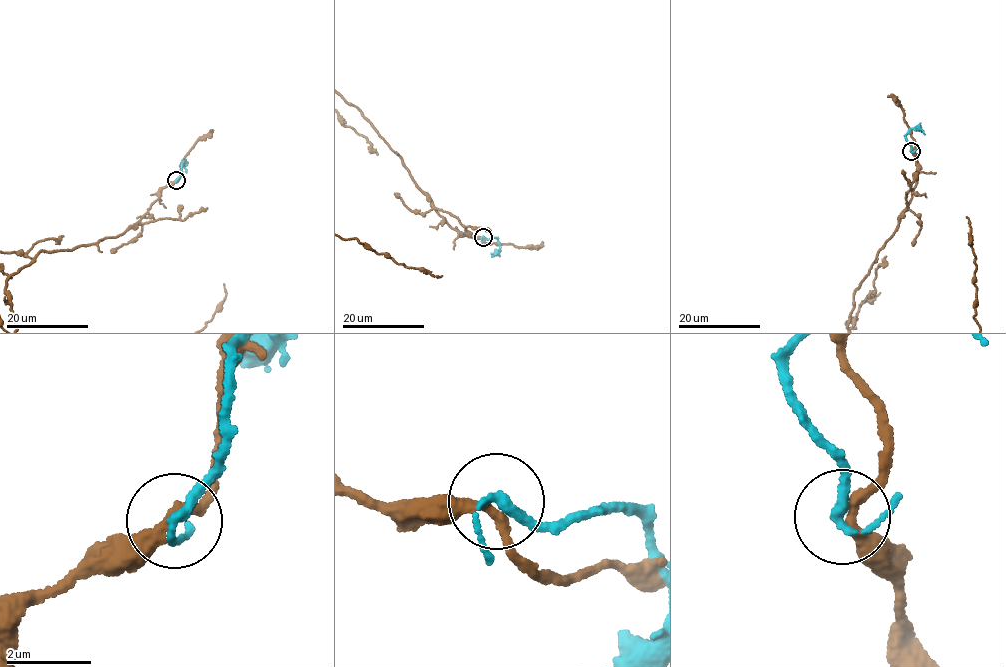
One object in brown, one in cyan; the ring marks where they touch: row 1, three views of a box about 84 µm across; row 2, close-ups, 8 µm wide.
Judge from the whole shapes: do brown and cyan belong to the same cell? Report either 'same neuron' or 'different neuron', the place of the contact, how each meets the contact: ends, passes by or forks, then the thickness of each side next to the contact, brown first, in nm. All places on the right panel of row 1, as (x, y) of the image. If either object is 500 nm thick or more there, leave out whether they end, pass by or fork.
different neuron; at (911, 151); brown passes by; cyan passes by; 260 nm thick on the brown side, 190 nm on the other

